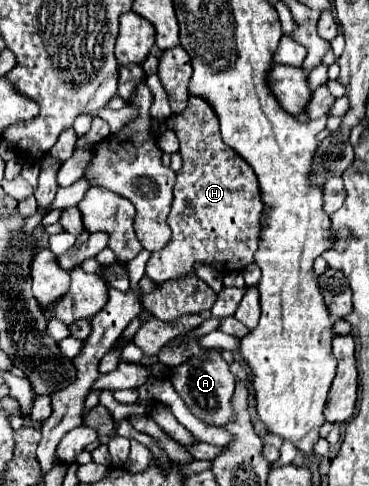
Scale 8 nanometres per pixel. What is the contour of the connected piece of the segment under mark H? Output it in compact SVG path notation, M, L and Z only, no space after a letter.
M190 95L186 111L170 119L170 125L180 139L180 153L184 159L182 169L176 173L174 185L174 203L168 215L168 225L172 229L172 239L164 249L150 255L146 263L146 275L156 283L166 283L172 279L180 279L186 275L196 275L198 265L214 267L220 275L238 273L246 265L254 261L254 253L258 249L258 233L260 233L260 213L262 213L262 195L258 187L258 177L248 167L248 163L230 149L220 135L220 121L212 105L198 97Z

